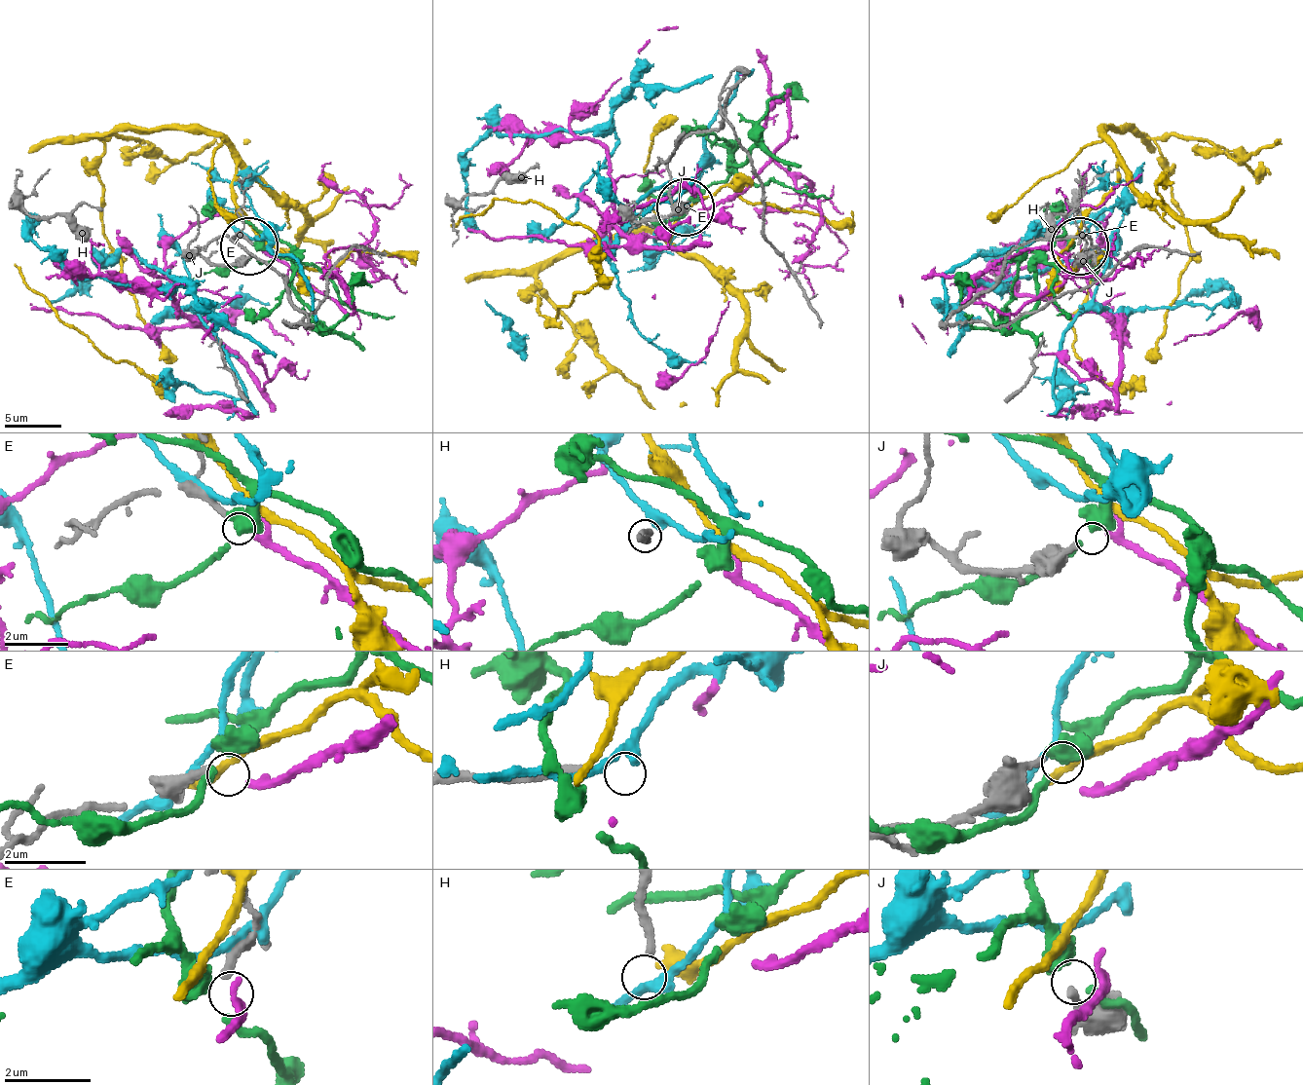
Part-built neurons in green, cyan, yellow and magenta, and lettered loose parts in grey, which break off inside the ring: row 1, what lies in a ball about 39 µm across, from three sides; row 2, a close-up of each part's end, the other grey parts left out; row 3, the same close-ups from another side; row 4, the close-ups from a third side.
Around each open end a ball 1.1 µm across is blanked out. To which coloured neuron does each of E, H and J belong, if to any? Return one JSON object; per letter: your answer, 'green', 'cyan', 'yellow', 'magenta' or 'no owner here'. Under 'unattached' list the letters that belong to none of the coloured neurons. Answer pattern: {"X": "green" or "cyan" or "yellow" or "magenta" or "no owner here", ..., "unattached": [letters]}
{"E": "magenta", "H": "no owner here", "J": "green", "unattached": ["H"]}

